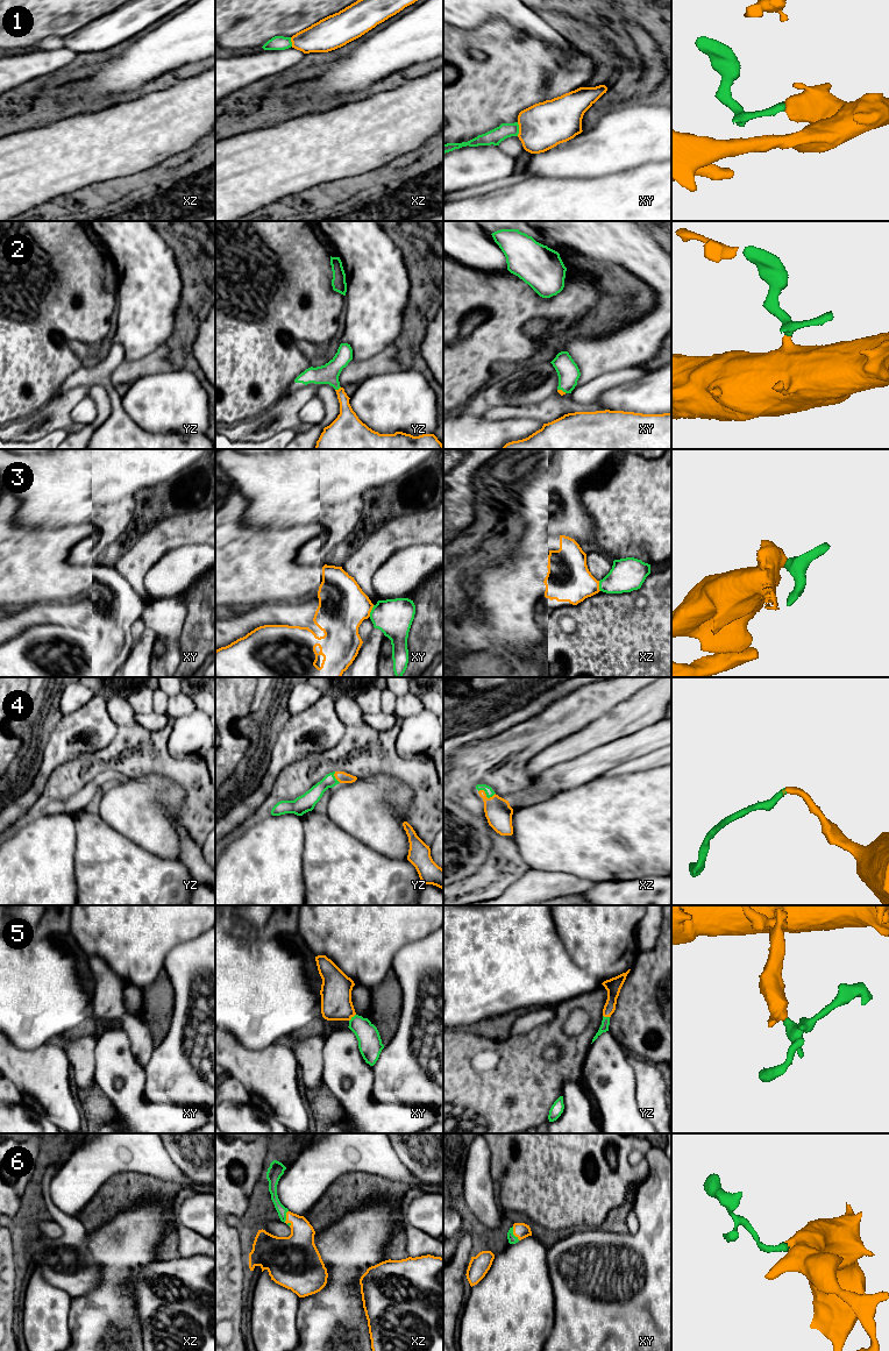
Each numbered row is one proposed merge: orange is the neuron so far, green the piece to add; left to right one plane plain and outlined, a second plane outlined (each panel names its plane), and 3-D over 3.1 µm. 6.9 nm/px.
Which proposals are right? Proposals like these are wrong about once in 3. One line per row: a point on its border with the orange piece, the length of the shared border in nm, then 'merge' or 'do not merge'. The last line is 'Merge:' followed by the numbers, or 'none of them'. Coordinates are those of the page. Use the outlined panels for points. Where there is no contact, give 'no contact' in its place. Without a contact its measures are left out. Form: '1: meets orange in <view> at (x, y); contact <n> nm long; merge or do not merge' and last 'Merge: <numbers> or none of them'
1: meets orange in xy at (519, 129); contact 100 nm long; do not merge
2: meets orange in yz at (339, 389); contact 50 nm long; merge
3: meets orange in xy at (370, 611); contact 90 nm long; do not merge
4: meets orange in xz at (485, 795); contact 120 nm long; merge
5: meets orange in xy at (353, 1016); contact 70 nm long; merge
6: meets orange in xz at (286, 1220); contact 110 nm long; merge
Merge: 2, 4, 5, 6

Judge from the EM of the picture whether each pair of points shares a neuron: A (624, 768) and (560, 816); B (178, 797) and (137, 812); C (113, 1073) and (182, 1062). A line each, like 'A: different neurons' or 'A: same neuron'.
A: different neurons
B: same neuron
C: different neurons

